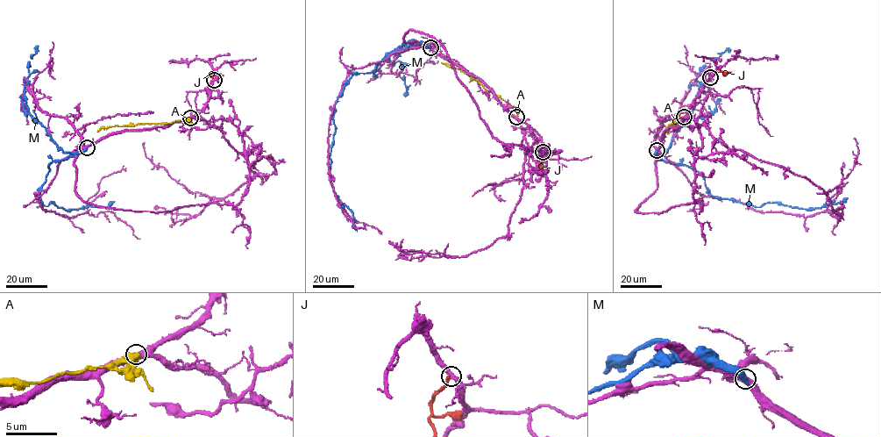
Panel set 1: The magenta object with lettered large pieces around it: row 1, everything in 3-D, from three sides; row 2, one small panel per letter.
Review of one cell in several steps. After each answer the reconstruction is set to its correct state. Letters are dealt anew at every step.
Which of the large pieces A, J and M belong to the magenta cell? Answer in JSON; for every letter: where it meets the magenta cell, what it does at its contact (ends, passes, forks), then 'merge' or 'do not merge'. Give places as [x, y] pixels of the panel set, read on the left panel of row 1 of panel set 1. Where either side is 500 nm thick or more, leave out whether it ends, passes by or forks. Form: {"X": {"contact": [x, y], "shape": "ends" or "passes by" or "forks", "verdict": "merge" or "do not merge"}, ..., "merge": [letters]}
{"A": {"contact": [190, 118], "verdict": "do not merge"}, "J": {"contact": [214, 80], "shape": "ends", "verdict": "do not merge"}, "M": {"contact": [87, 147], "verdict": "do not merge"}, "merge": []}

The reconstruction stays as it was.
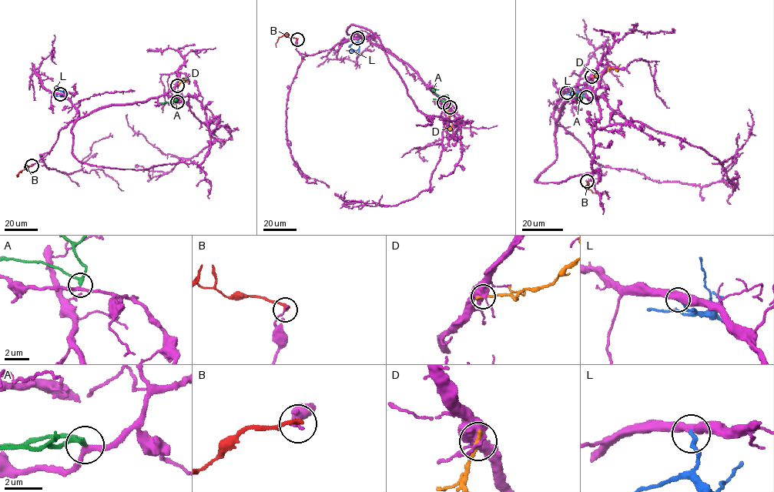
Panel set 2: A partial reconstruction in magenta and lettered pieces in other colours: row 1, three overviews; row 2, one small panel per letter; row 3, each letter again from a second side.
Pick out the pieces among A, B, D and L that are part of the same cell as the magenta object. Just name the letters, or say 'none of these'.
none of these

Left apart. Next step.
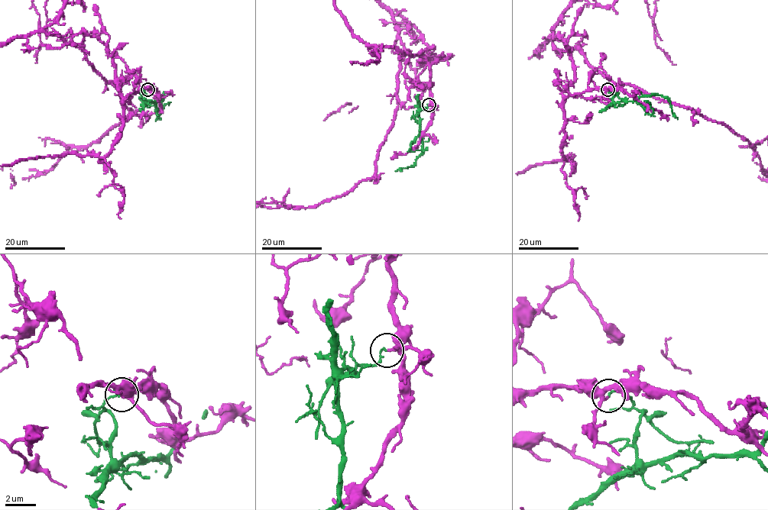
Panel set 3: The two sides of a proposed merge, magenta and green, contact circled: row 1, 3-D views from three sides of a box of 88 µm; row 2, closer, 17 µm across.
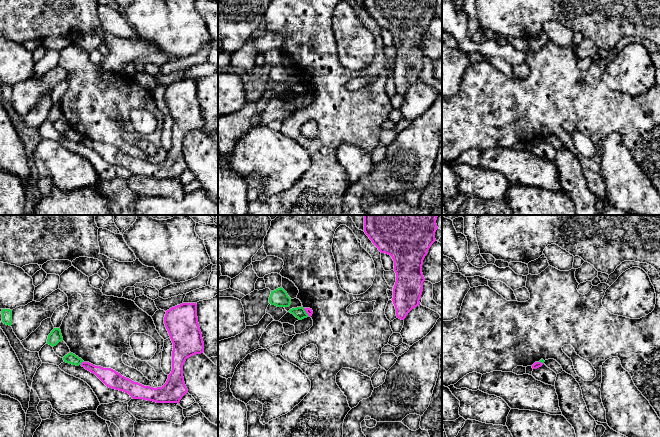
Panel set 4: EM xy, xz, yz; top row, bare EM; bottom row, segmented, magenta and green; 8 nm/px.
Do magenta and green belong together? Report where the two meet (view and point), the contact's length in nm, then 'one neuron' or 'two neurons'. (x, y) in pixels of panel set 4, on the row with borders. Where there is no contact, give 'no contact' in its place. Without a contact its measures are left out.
xy (81, 363) | 40 nm | two neurons

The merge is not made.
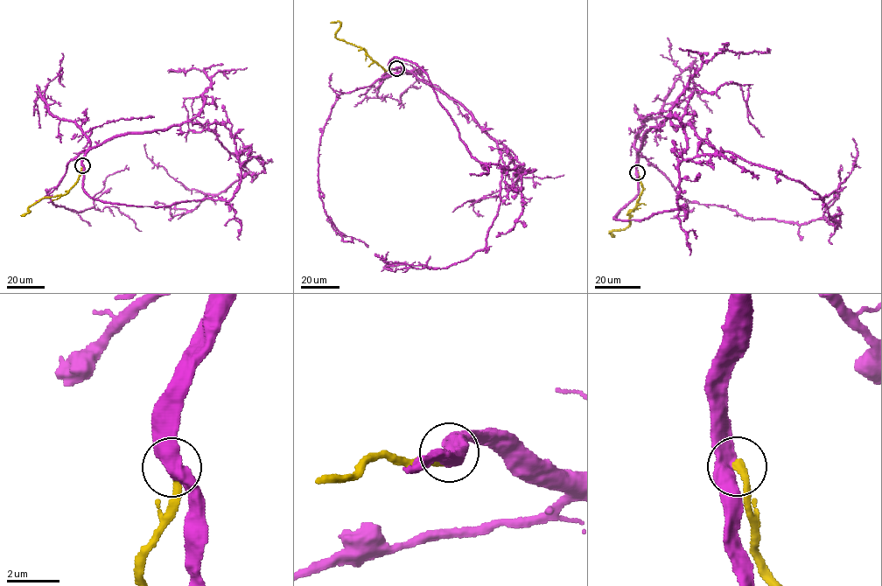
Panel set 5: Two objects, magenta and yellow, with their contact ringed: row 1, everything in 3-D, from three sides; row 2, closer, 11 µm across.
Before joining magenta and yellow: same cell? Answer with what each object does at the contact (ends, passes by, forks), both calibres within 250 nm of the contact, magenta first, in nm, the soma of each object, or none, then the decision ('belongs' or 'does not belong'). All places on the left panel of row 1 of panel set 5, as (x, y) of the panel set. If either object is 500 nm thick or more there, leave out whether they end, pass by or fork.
calibres 500 and 320 nm; soma magenta none; soma yellow none; belongs

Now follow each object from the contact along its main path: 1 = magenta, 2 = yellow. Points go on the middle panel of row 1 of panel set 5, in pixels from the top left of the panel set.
1: (396, 68), (458, 102), (495, 141), (505, 167), (486, 247), (443, 268), (393, 271), (383, 268), (389, 262)
2: (396, 68), (384, 70), (360, 47), (338, 39), (335, 36), (340, 23), (330, 22)

